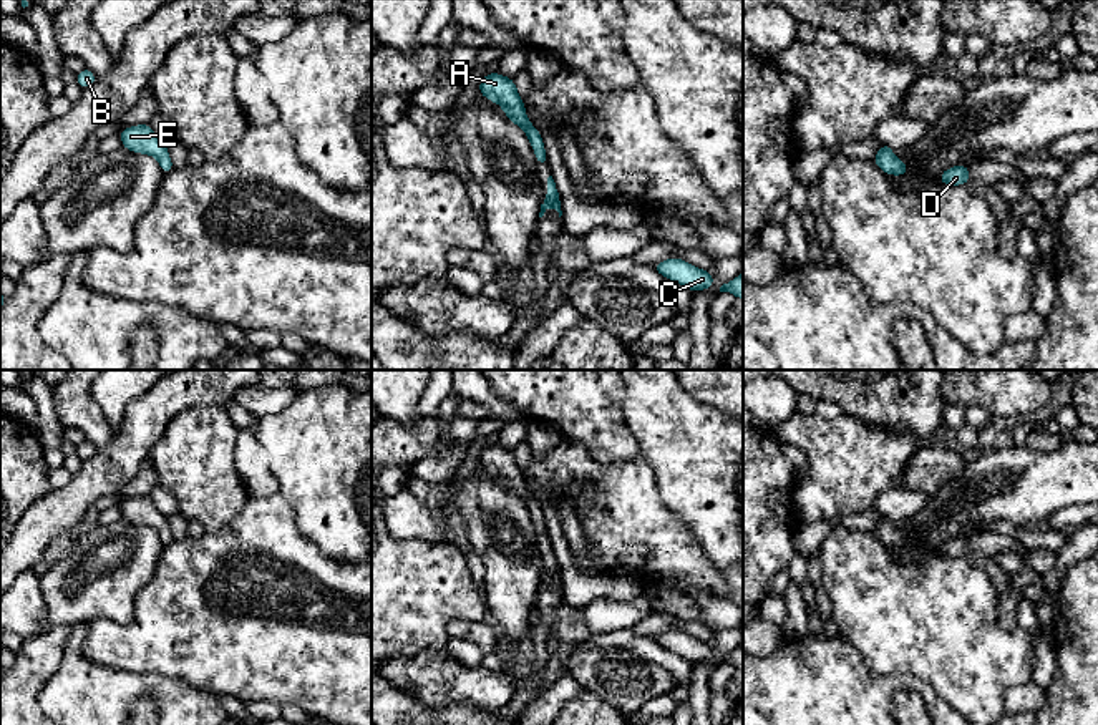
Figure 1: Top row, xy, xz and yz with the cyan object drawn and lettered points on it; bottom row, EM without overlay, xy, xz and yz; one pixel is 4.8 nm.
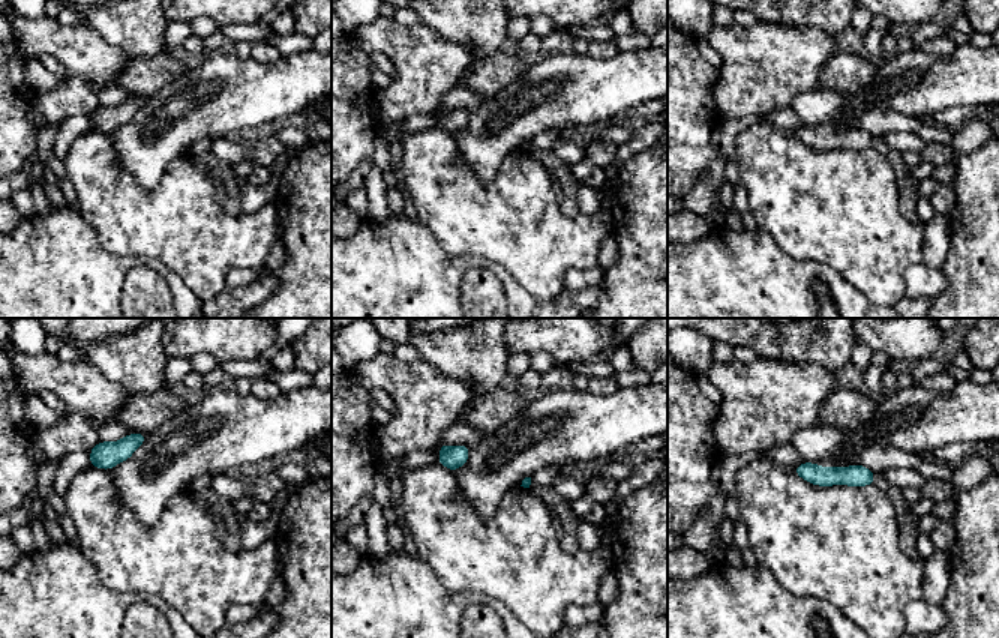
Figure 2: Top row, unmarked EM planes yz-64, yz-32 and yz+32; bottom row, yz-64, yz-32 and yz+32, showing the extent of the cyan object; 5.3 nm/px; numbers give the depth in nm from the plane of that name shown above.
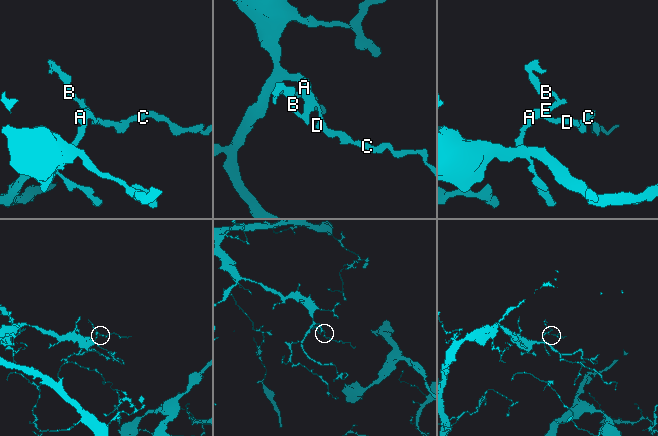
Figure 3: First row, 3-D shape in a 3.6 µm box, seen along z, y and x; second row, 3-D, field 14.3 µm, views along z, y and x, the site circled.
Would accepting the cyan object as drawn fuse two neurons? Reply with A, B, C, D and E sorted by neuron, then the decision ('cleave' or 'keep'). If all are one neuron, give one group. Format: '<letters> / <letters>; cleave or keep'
A B C D E; keep

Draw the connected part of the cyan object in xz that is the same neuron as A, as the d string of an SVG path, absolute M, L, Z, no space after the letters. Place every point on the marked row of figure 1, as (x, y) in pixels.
M491 73L481 78L479 93L489 101L498 103L506 116L521 126L534 149L536 159L541 166L547 166L546 148L539 129L527 119L522 98L519 96L513 78L499 73Z

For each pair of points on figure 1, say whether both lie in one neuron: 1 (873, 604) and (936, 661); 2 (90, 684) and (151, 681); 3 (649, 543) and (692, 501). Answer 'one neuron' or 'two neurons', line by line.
1: one neuron
2: one neuron
3: two neurons

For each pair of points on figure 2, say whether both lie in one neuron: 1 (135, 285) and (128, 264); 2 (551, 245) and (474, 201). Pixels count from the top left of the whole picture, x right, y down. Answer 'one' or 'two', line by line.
1: two
2: one

